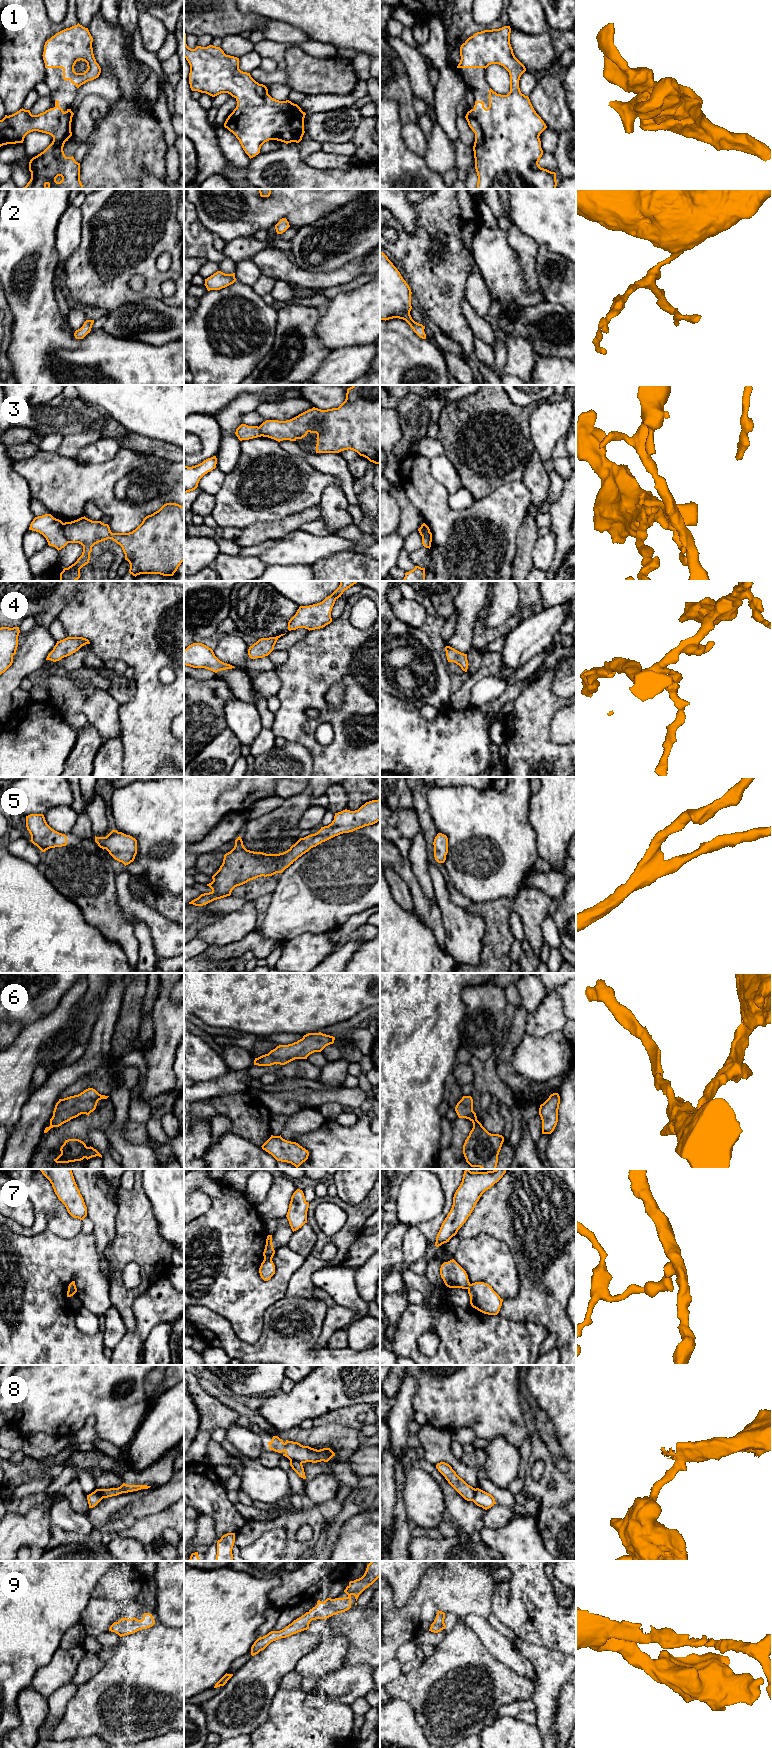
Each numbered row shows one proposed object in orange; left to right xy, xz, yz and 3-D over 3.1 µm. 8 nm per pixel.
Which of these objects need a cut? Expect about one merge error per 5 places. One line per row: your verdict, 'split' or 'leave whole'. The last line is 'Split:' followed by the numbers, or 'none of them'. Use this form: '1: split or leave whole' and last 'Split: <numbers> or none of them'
1: leave whole
2: leave whole
3: split
4: leave whole
5: leave whole
6: leave whole
7: split
8: split
9: leave whole
Split: 3, 7, 8

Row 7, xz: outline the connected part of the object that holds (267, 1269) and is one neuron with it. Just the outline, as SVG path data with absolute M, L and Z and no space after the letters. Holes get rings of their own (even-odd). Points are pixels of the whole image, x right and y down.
M264 1258L259 1268L259 1273L264 1281L268 1281L275 1274L275 1265L272 1258Z

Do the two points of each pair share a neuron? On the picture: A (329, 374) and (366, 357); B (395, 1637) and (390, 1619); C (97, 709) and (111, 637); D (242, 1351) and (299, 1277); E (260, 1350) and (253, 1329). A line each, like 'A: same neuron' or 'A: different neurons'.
A: same neuron
B: same neuron
C: different neurons
D: different neurons
E: different neurons

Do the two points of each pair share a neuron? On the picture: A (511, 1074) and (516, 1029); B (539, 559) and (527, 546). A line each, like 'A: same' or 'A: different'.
A: same
B: different

